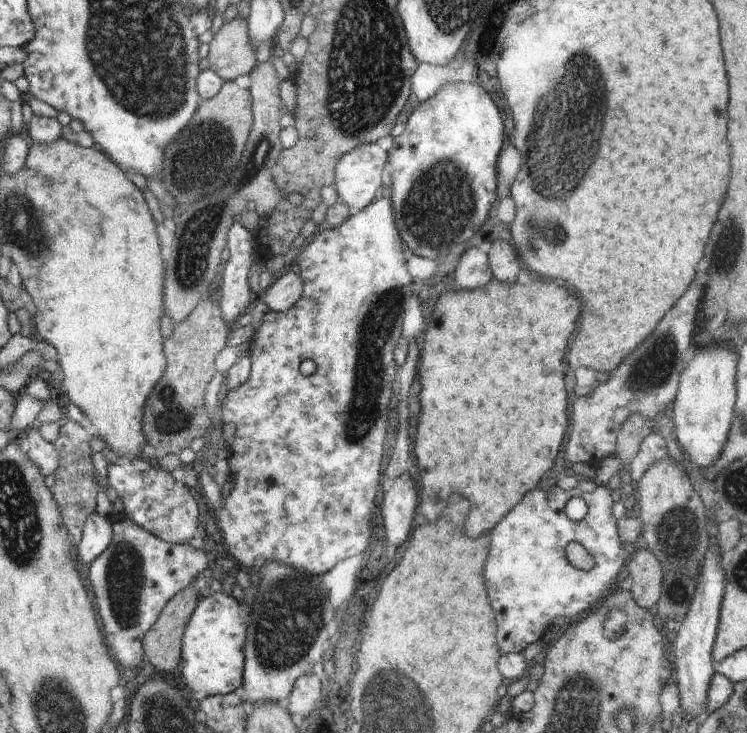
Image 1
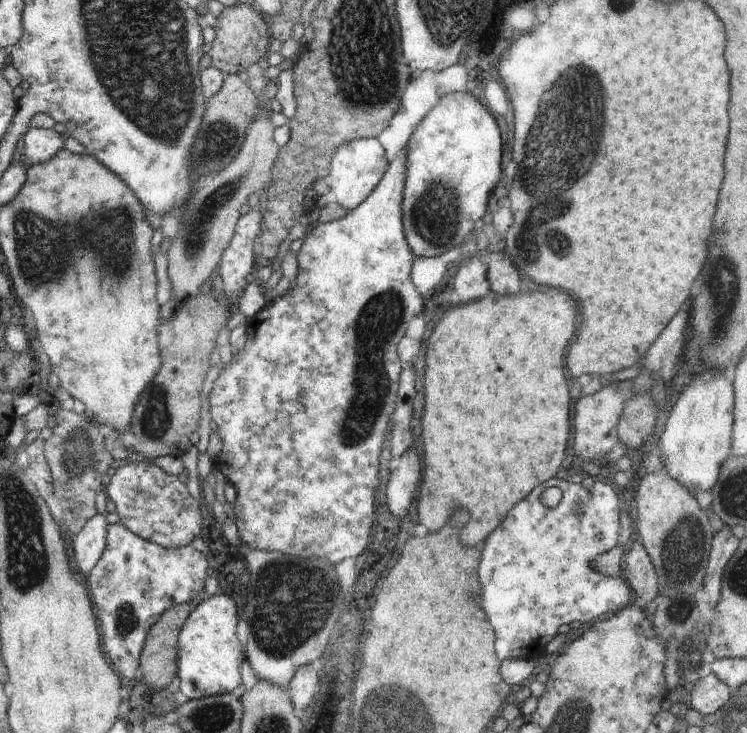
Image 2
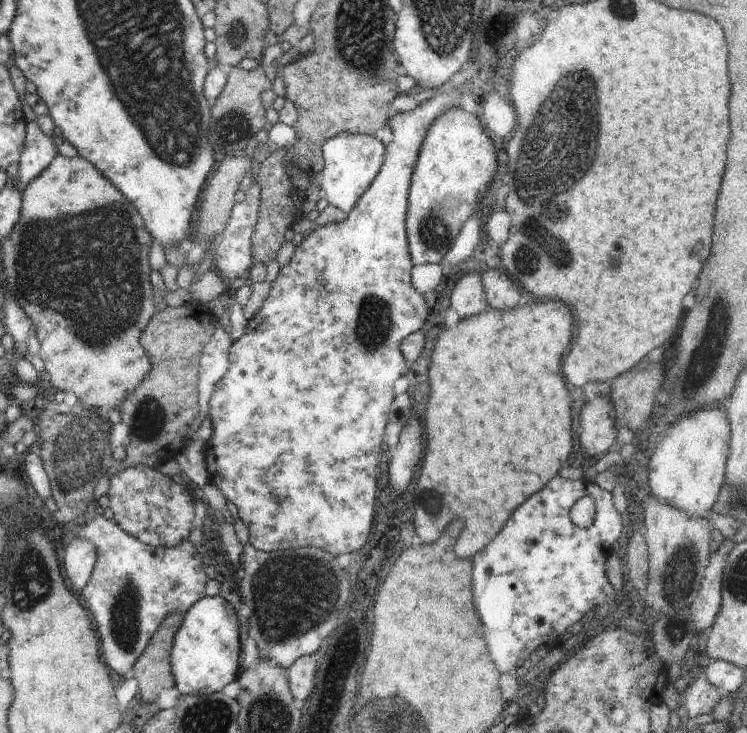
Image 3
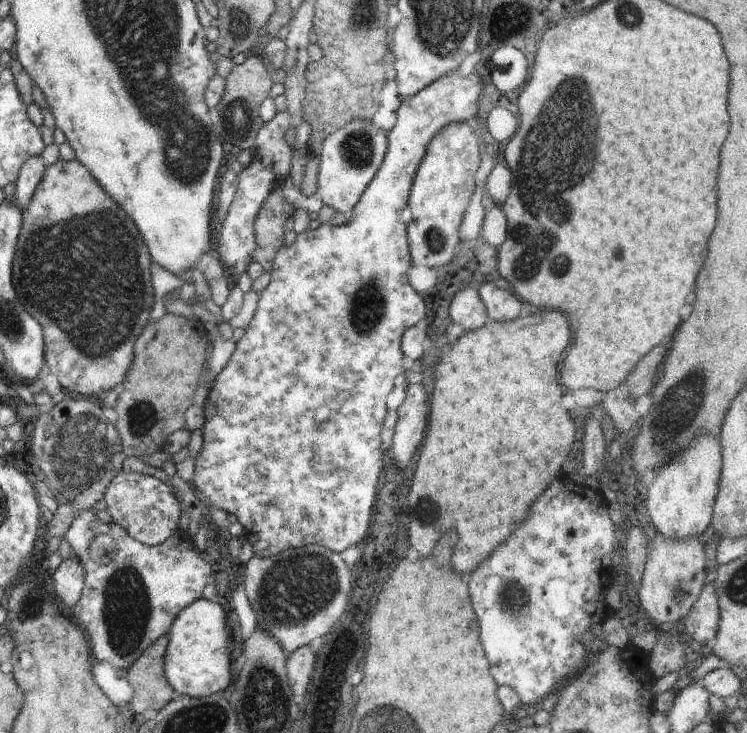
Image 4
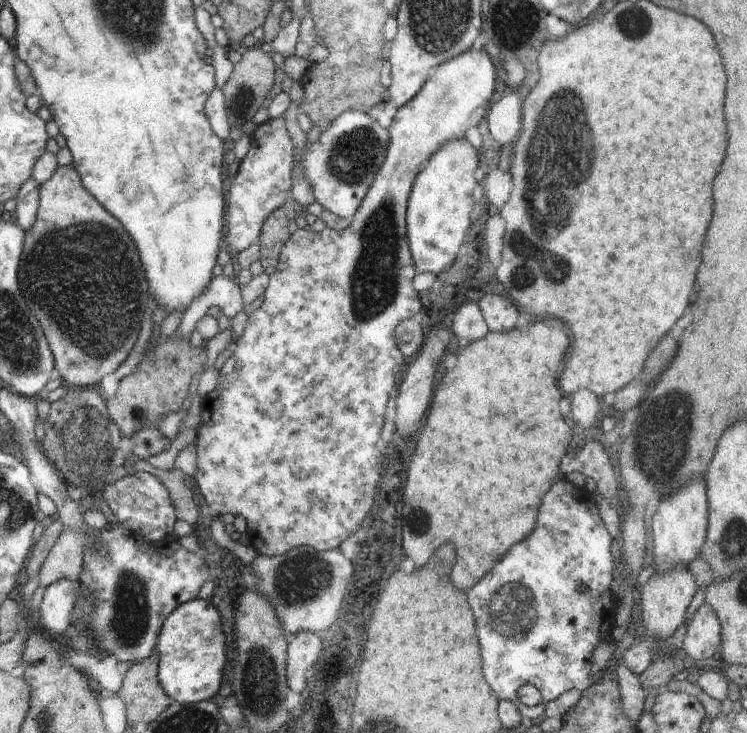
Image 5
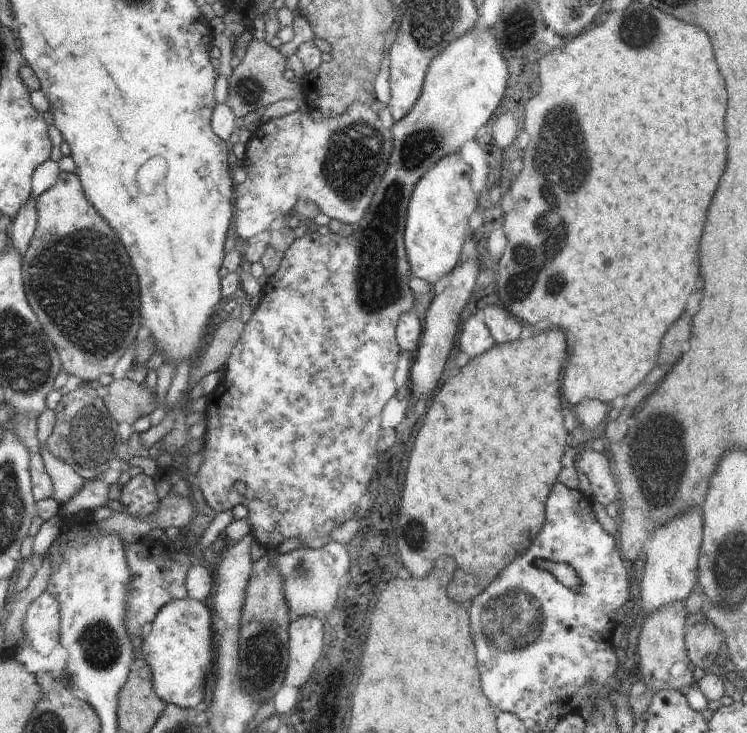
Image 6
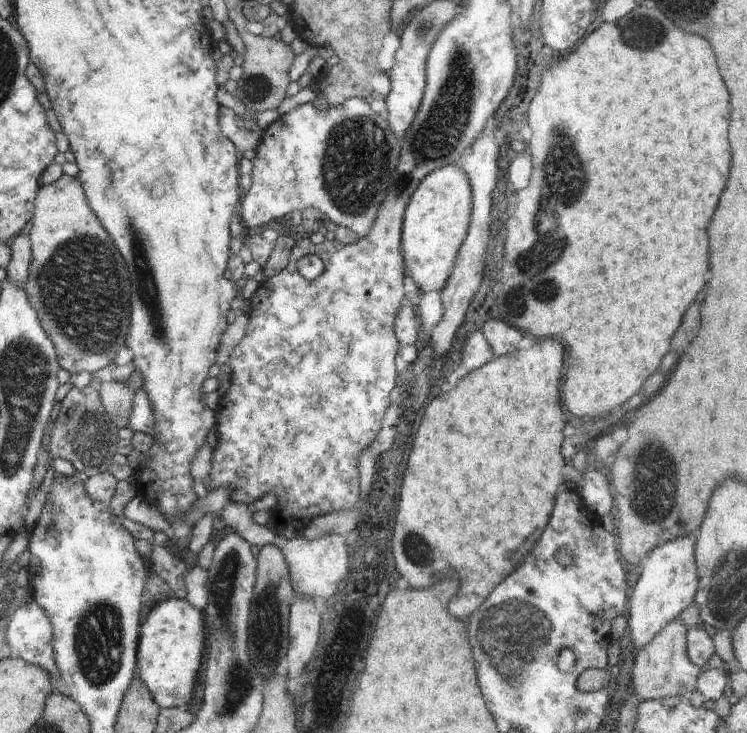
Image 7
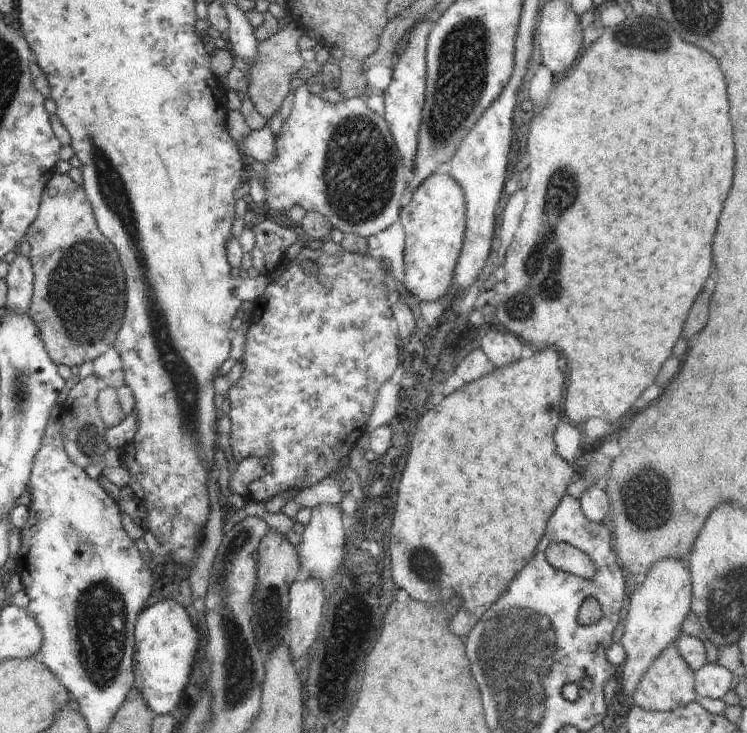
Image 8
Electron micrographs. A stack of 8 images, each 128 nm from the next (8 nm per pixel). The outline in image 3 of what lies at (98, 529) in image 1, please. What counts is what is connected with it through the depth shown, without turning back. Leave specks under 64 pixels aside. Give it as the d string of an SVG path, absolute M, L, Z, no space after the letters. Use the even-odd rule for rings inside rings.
M74 537L65 546L64 557L60 562L62 573L72 592L79 594L86 586L96 559L96 547L90 541L85 541L85 538Z

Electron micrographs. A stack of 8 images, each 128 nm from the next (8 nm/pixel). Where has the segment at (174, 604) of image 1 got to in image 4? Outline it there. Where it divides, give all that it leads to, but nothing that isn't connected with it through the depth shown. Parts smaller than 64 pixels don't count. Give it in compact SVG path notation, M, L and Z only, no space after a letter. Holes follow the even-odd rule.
M167 634L159 636L125 671L127 681L133 688L128 708L134 715L146 712L151 706L158 711L179 695L164 674L163 660L168 641Z

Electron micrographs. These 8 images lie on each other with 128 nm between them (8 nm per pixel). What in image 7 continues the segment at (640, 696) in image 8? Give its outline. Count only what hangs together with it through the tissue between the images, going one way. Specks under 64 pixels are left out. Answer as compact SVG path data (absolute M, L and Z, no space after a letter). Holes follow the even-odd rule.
M678 618L663 626L654 638L637 650L634 662L632 690L643 700L663 699L664 697L691 696L697 691L697 678L700 669L687 655L687 629Z

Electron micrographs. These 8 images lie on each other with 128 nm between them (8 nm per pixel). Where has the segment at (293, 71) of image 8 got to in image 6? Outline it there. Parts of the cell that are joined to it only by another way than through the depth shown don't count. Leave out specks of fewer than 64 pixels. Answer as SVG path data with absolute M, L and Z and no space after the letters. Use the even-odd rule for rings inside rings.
M252 39L241 63L232 68L233 73L228 79L229 92L225 103L234 111L237 118L242 118L249 112L263 110L278 100L287 98L298 100L302 93L300 86L284 78L285 68L286 58L278 51L276 43L269 44L264 40Z

